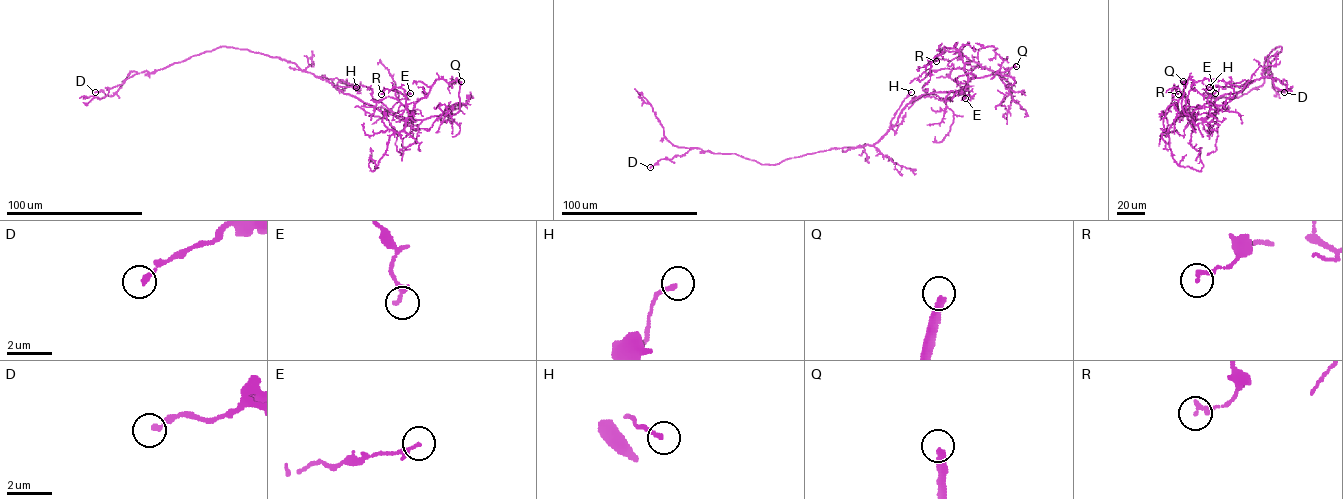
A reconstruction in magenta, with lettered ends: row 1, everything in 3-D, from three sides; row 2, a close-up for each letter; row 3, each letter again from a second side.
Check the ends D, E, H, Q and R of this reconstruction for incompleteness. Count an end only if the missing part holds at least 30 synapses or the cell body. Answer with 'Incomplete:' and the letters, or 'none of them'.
Incomplete: Q

